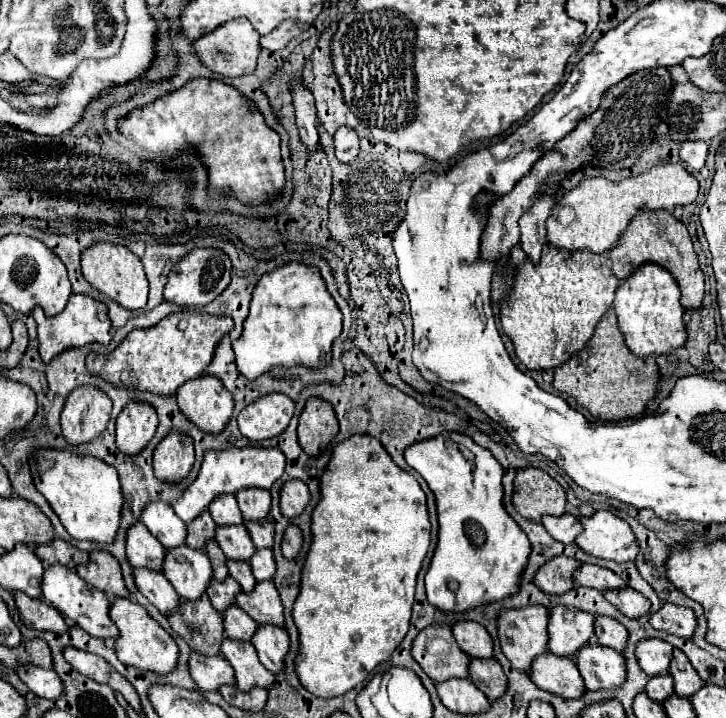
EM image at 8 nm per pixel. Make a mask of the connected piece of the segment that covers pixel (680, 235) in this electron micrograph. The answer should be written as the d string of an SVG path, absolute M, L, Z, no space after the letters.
M641 210L627 230L623 232L623 238L609 250L609 260L611 260L611 270L613 274L623 280L627 274L631 274L639 264L643 262L655 262L661 264L665 270L673 274L681 288L681 304L685 310L697 310L701 308L703 302L703 272L699 268L697 254L693 250L693 242L689 238L687 228L675 220L675 216L667 210Z

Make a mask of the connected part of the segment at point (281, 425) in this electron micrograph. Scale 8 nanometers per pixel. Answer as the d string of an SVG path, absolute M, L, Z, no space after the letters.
M267 394L239 412L239 430L251 442L275 438L289 426L293 408L295 406L289 396Z

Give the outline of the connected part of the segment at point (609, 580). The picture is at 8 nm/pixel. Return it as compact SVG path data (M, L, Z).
M583 564L579 568L579 572L575 574L575 582L587 588L595 588L595 590L621 590L627 588L625 580L621 576L617 576L613 570L609 568L601 568L601 566L591 566L591 564Z

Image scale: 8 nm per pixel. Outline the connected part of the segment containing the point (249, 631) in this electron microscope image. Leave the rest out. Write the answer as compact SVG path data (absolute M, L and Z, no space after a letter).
M235 604L223 614L223 624L225 624L225 636L231 640L251 640L253 634L257 632L255 620L251 620L251 616L247 616Z

